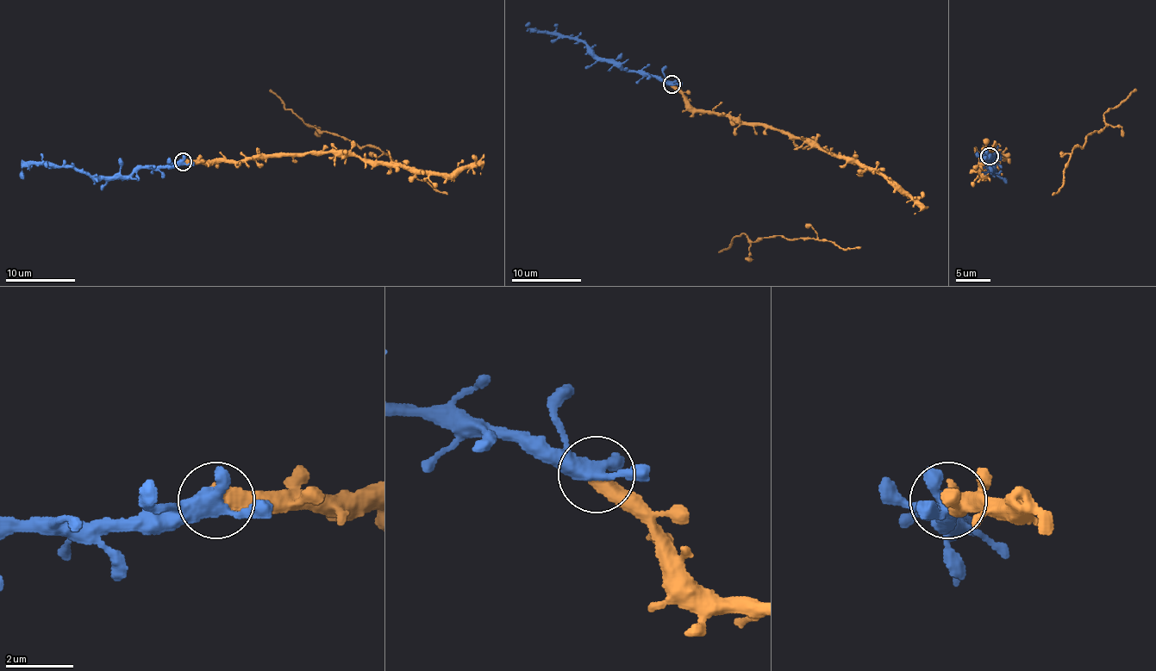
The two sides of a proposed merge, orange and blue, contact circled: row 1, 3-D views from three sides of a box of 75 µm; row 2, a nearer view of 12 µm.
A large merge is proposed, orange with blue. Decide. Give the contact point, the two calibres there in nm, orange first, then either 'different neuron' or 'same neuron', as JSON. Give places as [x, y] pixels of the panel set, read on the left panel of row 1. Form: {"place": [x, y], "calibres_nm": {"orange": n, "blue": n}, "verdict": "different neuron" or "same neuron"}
{"place": [183, 162], "calibres_nm": {"orange": 500, "blue": 480}, "verdict": "same neuron"}

